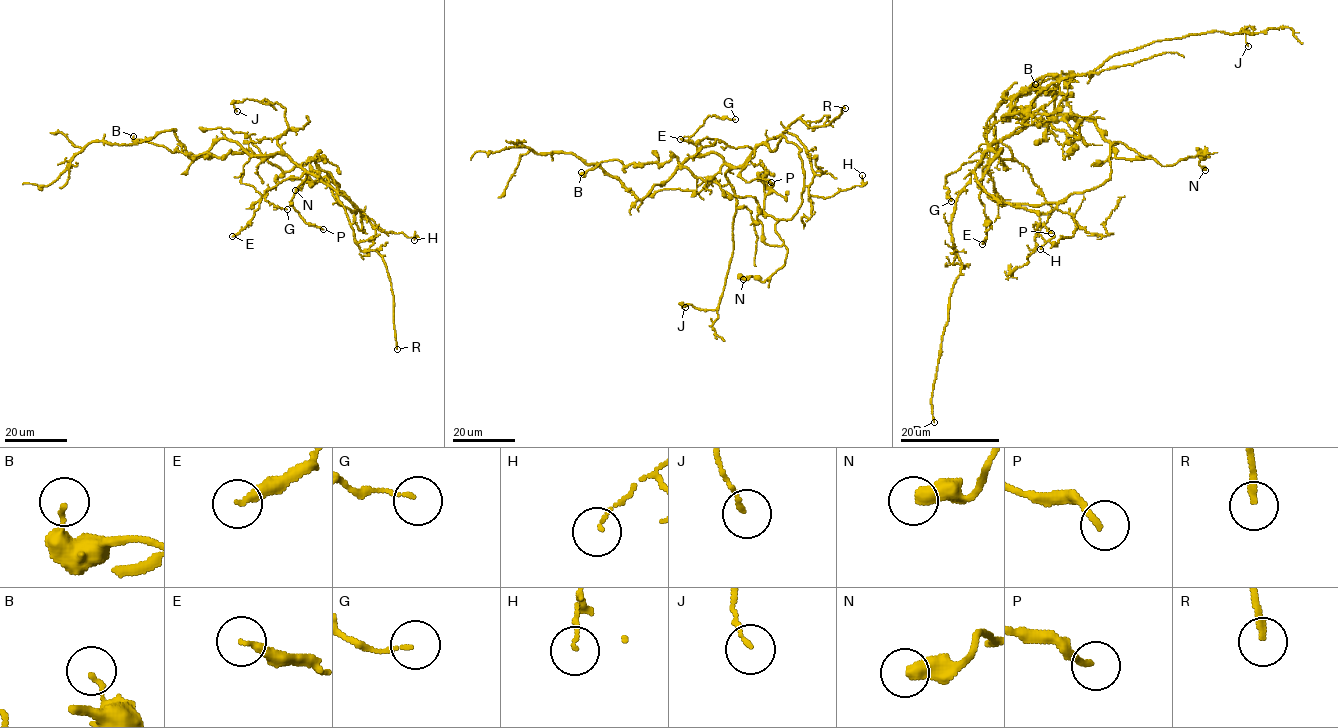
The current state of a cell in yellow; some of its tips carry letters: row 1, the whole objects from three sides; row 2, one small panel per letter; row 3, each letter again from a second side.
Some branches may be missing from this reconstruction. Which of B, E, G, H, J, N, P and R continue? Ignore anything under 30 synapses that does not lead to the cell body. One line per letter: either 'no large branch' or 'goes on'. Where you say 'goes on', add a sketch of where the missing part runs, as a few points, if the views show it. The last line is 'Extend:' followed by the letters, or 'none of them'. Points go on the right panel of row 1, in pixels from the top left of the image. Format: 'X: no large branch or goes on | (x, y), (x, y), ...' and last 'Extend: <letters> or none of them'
B: no large branch
E: no large branch
G: no large branch
H: no large branch
J: no large branch
N: no large branch
P: no large branch
R: goes on
Extend: R

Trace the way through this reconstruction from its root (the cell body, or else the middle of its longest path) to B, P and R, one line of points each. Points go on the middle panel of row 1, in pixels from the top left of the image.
B: (695, 157), (717, 153), (724, 164), (710, 180), (675, 157), (660, 164), (611, 160), (581, 172)
P: (695, 157), (717, 153), (725, 163), (740, 167), (754, 151), (739, 175), (746, 182), (758, 178), (771, 182)
R: (695, 157), (717, 153), (725, 163), (740, 167), (795, 120), (824, 126), (845, 108)

